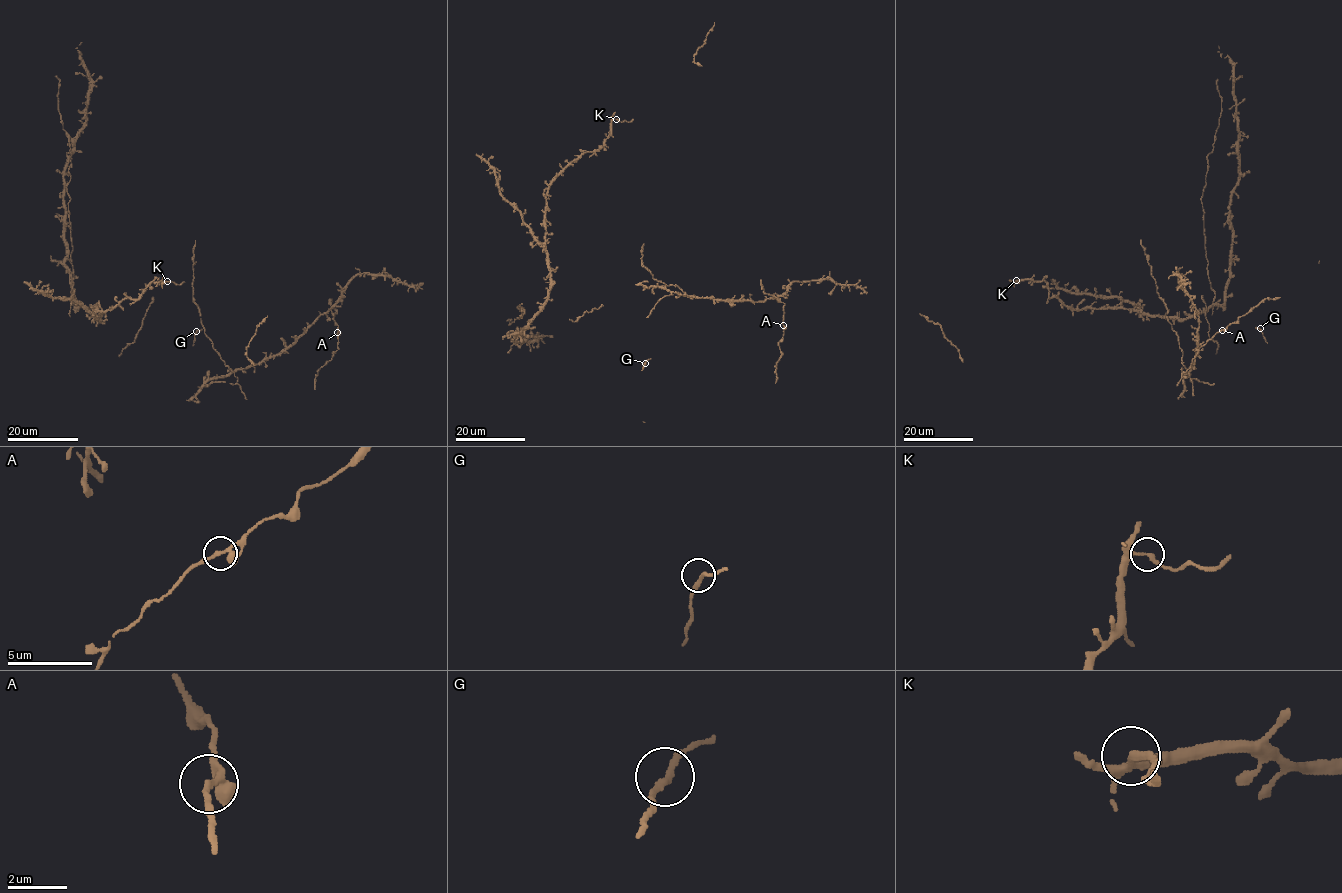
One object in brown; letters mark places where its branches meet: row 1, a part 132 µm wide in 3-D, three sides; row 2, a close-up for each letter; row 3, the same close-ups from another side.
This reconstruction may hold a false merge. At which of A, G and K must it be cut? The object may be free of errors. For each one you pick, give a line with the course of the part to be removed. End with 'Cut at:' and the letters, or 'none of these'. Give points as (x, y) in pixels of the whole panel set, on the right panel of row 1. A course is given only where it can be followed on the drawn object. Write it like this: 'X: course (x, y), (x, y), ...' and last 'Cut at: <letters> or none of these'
Cut at: K

